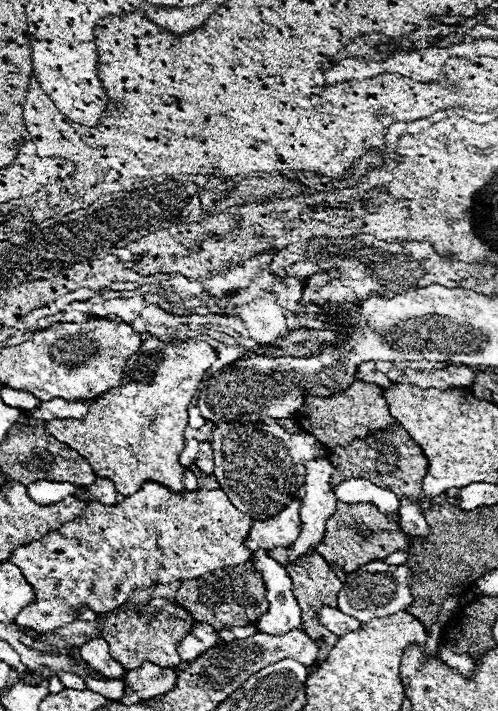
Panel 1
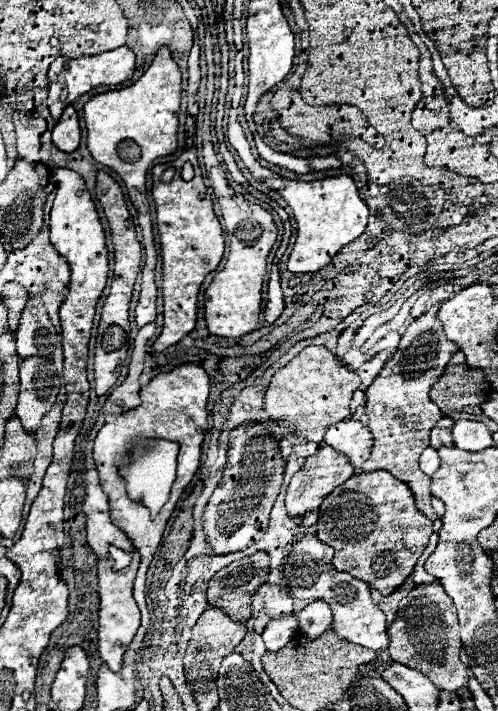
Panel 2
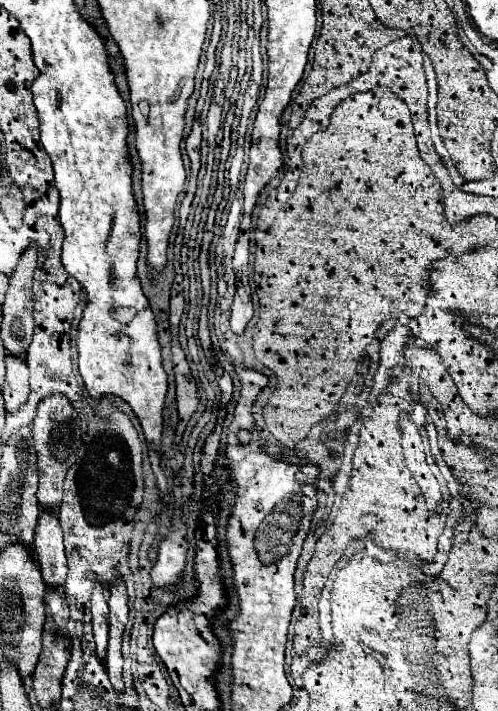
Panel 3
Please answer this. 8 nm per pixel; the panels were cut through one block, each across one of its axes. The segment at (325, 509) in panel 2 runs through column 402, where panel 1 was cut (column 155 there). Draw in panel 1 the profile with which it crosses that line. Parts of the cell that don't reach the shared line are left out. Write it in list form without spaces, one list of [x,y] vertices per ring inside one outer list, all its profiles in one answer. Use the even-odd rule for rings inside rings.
[[[146,482],[138,492],[126,496],[122,504],[90,504],[76,522],[64,524],[60,530],[44,536],[38,542],[18,546],[8,558],[8,562],[16,564],[24,572],[38,598],[16,616],[16,624],[22,632],[26,632],[28,628],[38,634],[50,632],[74,622],[72,612],[82,604],[92,608],[92,612],[96,614],[106,614],[128,602],[136,588],[148,588],[156,582],[182,582],[212,572],[216,568],[244,564],[252,558],[252,552],[244,546],[252,522],[254,518],[242,514],[236,506],[232,506],[226,492],[220,488],[174,494],[156,482]]]

